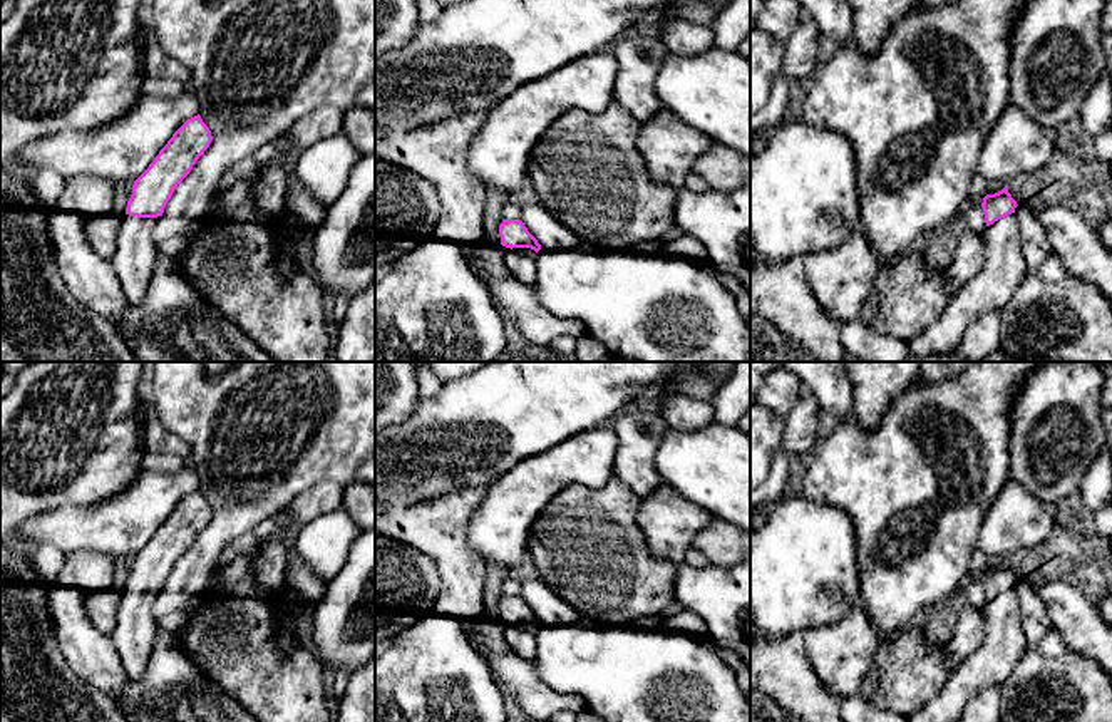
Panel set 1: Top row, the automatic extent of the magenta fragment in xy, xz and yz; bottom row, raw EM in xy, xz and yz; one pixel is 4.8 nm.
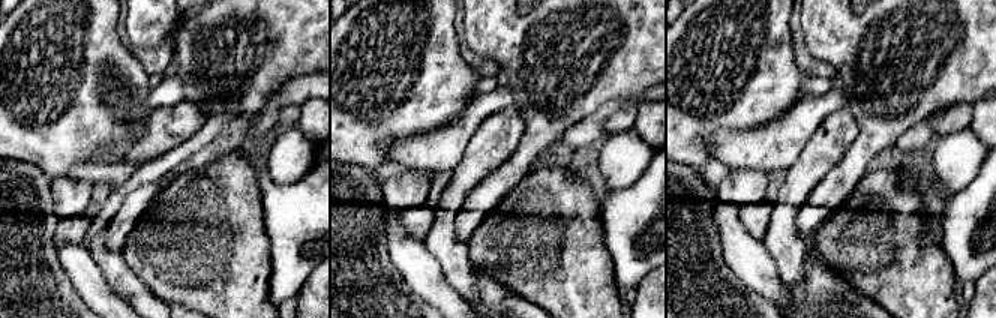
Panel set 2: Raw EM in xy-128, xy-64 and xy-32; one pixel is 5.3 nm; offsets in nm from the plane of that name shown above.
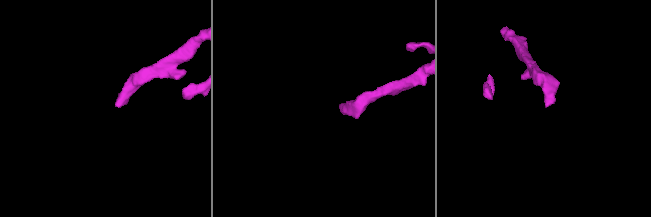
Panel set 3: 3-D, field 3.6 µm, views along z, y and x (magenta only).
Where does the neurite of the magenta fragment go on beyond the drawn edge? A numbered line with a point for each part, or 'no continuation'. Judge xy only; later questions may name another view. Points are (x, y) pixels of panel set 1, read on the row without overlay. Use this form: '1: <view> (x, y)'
1: xy (134, 632)

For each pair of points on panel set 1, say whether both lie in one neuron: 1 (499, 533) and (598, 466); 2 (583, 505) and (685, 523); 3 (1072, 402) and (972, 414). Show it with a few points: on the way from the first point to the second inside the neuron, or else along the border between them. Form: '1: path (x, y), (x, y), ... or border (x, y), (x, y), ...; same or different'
1: path (519, 508), (561, 466), (573, 466); same
2: border (640, 498), (635, 523), (650, 551); different
3: border (1025, 379), (1012, 406), (1012, 439), (1009, 448); different

